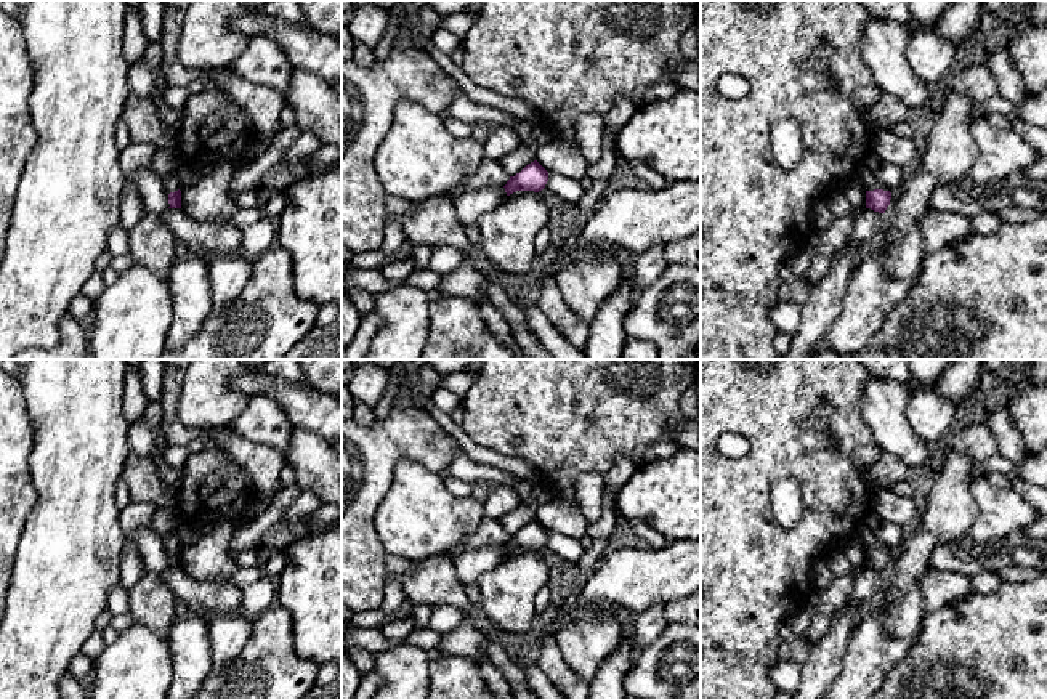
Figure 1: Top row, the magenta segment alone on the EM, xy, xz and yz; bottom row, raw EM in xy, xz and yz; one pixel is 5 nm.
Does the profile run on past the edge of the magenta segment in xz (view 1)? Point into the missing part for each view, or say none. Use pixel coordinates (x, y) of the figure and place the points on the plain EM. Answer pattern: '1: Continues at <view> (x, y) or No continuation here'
1: No continuation here

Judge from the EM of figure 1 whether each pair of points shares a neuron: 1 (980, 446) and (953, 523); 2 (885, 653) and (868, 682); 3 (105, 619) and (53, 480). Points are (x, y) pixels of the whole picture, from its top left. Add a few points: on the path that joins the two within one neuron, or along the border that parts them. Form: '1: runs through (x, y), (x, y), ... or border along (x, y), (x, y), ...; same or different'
1: border along (946, 451), (967, 451), (977, 460); different
2: runs through (879, 659), (868, 670), (868, 675); same
3: border along (106, 608), (93, 629); different

